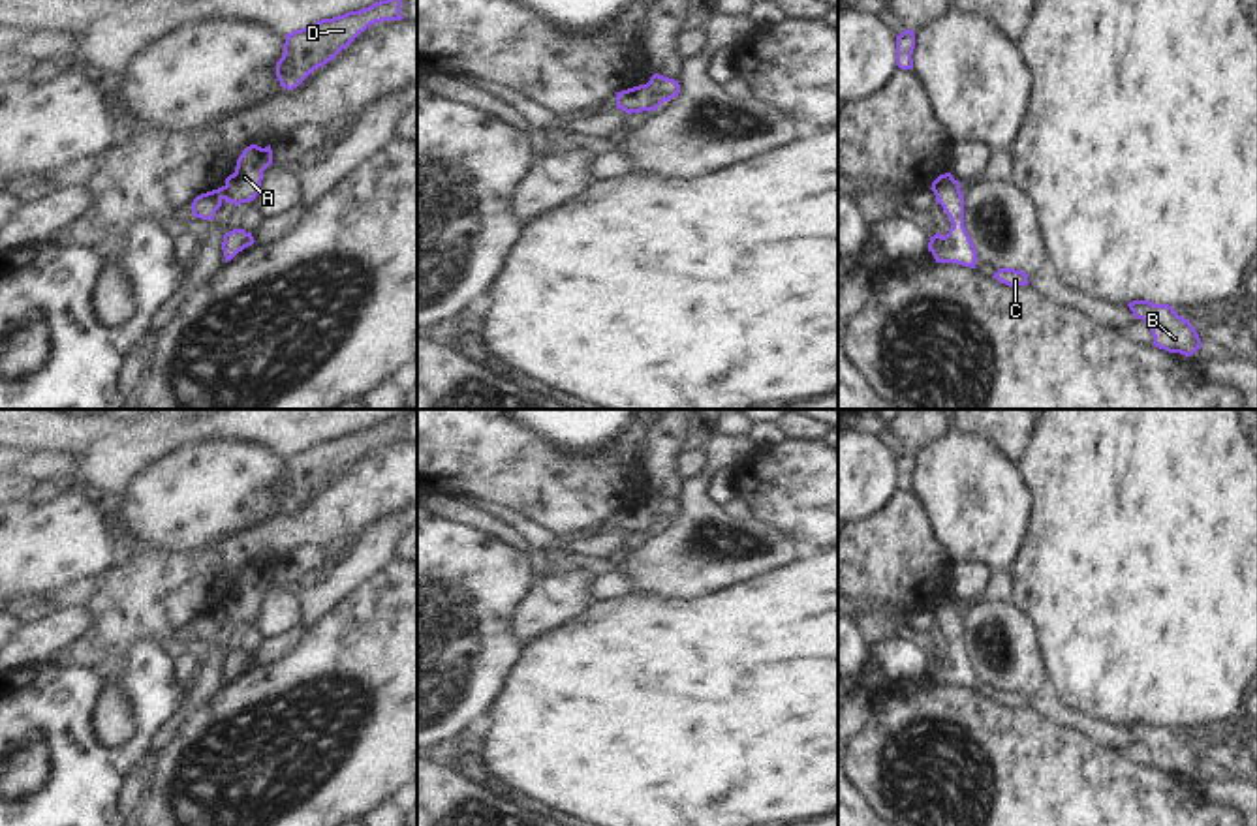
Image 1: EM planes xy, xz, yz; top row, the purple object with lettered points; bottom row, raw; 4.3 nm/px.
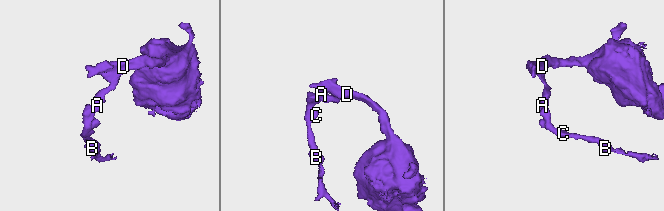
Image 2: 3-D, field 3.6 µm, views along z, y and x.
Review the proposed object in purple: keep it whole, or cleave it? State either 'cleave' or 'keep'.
cleave

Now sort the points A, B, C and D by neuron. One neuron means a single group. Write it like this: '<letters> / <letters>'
A D / B C

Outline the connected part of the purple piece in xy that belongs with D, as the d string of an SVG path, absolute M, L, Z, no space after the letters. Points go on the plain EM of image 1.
M402 415L380 421L359 432L321 439L286 456L284 475L276 482L280 507L293 511L314 490L334 481L361 452L381 441L400 441Z

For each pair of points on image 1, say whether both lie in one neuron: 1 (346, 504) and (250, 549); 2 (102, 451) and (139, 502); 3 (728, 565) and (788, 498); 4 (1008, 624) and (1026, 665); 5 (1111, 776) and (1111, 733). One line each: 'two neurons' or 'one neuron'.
1: one neuron
2: two neurons
3: two neurons
4: one neuron
5: two neurons

